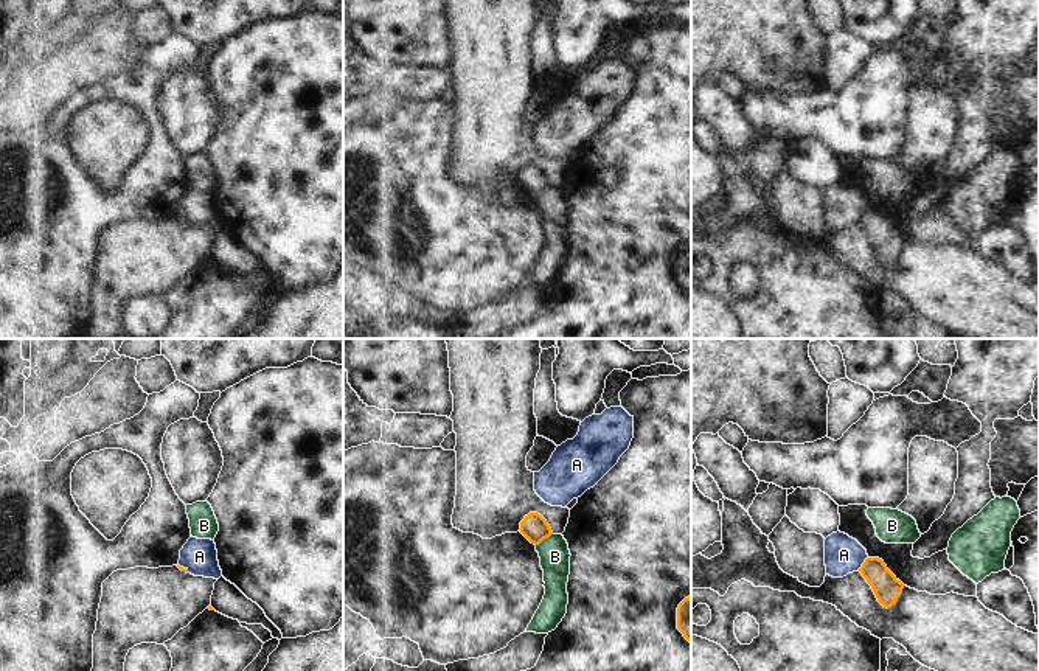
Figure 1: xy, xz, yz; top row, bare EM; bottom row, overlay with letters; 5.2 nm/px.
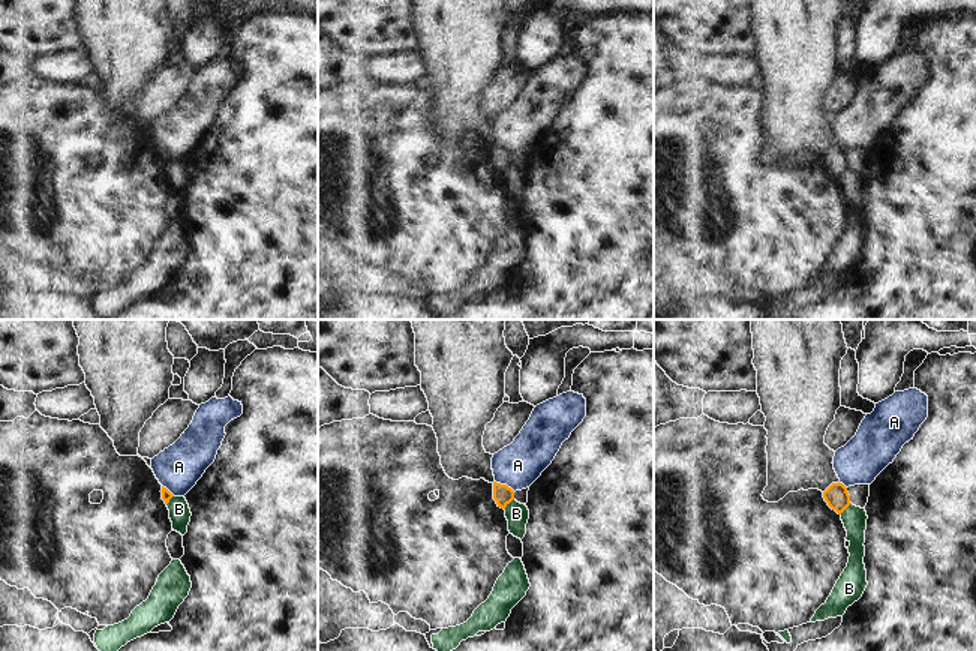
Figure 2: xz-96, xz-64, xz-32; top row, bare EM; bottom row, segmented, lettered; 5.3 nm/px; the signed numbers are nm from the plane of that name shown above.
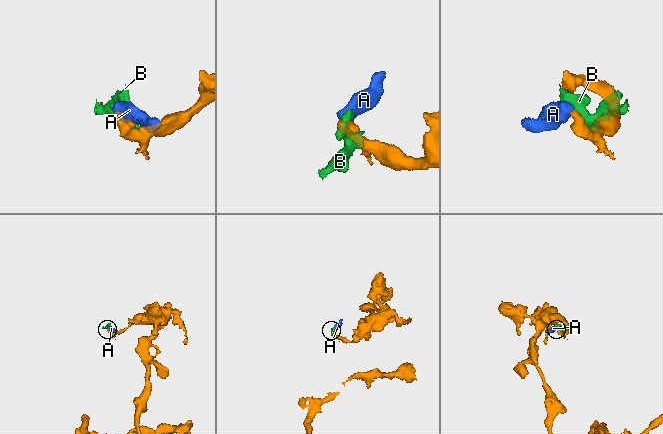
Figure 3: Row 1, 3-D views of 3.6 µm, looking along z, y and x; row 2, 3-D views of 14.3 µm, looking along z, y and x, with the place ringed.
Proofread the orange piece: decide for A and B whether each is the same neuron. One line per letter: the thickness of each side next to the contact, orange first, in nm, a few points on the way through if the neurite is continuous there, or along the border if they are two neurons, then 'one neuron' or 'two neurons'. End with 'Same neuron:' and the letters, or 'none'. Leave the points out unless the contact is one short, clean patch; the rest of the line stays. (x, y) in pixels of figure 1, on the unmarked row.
A: 140/200 nm | along yz (867, 208), (858, 222) | two neurons
B: 140/160 nm | two neurons
Same neuron: none

